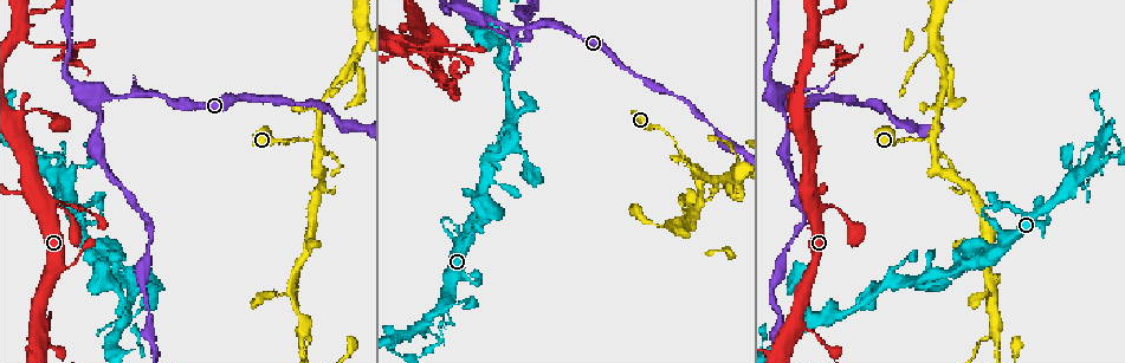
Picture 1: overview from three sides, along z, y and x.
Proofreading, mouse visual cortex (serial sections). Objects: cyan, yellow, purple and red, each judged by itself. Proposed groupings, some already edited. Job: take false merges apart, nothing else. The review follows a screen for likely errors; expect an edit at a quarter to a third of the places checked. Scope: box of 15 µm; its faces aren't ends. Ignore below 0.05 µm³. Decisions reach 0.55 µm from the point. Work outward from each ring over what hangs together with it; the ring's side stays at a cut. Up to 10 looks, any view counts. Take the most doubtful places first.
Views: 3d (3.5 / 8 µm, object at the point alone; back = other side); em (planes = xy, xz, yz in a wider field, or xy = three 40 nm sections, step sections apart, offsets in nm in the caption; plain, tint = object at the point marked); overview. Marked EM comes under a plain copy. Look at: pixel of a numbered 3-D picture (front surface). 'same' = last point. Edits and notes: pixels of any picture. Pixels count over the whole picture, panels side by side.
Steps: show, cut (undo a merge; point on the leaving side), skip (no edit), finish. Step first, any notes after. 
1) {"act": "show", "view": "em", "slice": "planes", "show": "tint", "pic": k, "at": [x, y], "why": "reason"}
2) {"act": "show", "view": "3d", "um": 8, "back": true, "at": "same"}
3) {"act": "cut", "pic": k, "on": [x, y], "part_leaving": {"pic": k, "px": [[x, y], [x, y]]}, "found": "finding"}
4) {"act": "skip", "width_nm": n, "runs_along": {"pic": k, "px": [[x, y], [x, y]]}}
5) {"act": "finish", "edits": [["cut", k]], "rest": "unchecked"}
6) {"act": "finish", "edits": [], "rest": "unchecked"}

{"act": "show", "view": "3d", "um": 3.5, "pic": 1, "at": [928, 140], "why": "sharp bend"}

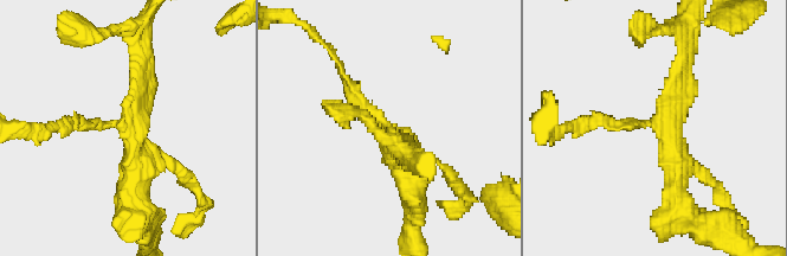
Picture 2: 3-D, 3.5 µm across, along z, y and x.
{"act": "skip", "arm_widths_nm": [150, 200, 300], "found": "all the same cell"}

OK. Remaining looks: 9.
{"act": "show", "view": "3d", "um": 3.5, "back": true, "pic": 1, "at": [516, 31], "why": "arms part here"}

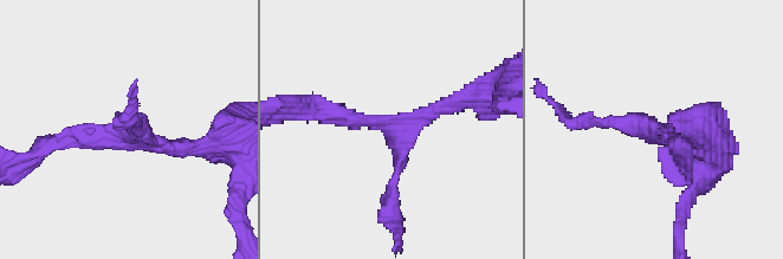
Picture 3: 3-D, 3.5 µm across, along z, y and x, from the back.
{"act": "show", "view": "em", "slice": "xy", "step": 1, "show": "tint", "pic": 3, "at": [127, 135]}

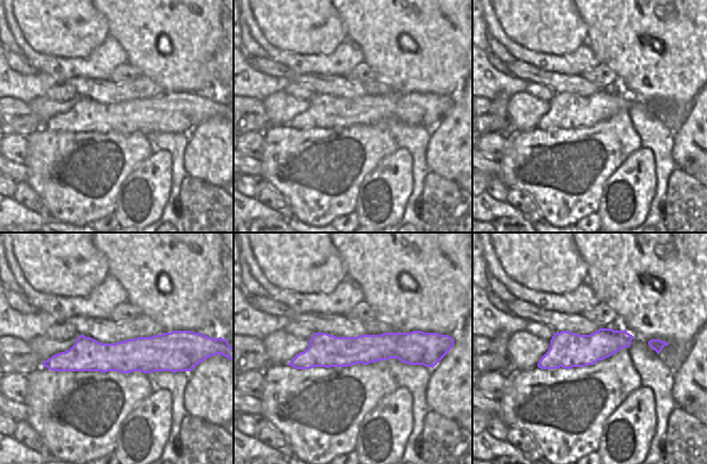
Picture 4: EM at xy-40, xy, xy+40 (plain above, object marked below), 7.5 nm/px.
{"act": "show", "view": "em", "slice": "planes", "show": "tint", "at": "same"}

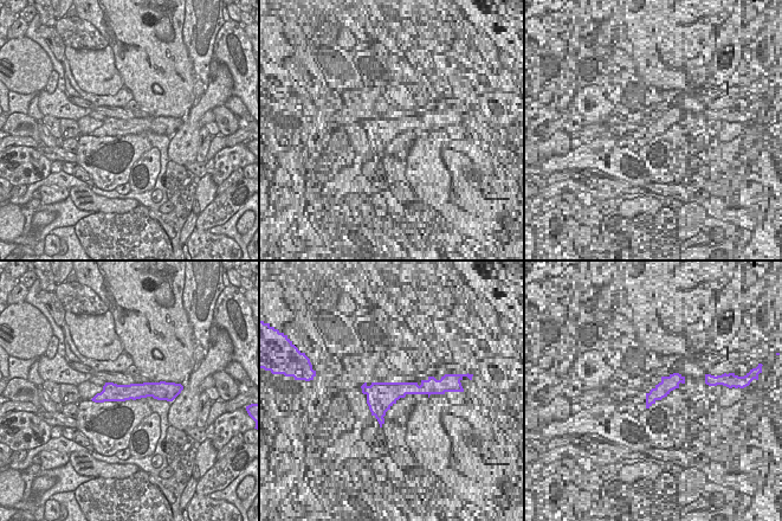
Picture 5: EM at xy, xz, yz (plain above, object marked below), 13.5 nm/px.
{"act": "skip", "runs_along": {"pic": 5, "px": [[165, 390], [110, 392], [97, 399]]}, "found": "all the same cell"}

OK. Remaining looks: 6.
{"act": "show", "view": "3d", "um": 3.5, "pic": 1, "at": [822, 208], "why": "four-way junction"}

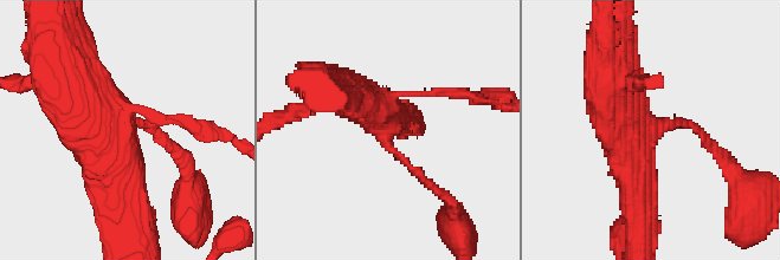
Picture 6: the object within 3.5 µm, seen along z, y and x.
{"act": "show", "view": "em", "slice": "planes", "show": "tint", "pic": 6, "at": [384, 131], "arms": 4, "arm_widths_nm": [100, 100, 500, 600], "why": "need the tissue"}

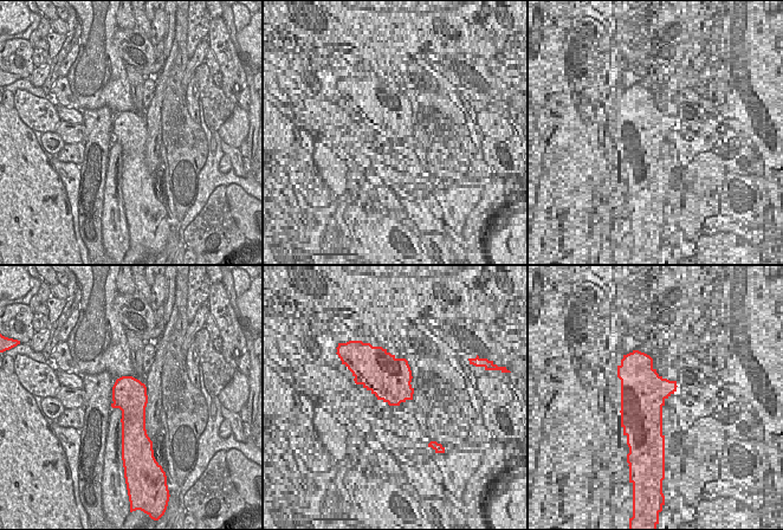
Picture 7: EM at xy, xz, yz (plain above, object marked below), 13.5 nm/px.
{"act": "skip", "runs_along": {"pic": 6, "px": [[123, 215], [113, 140], [69, 77]]}, "found": "one cell here"}

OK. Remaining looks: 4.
{"act": "show", "view": "3d", "um": 3.5, "pic": 1, "at": [429, 51]}

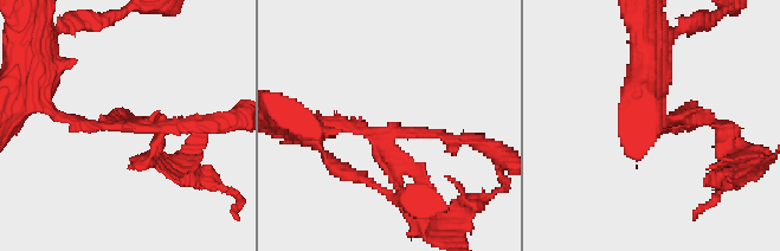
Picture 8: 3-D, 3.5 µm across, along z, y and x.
{"act": "show", "view": "em", "slice": "planes", "show": "tint", "pic": 8, "at": [116, 126], "arms": 3, "arm_widths_nm": [100, 100, 150], "why": "shape alone is not enough"}

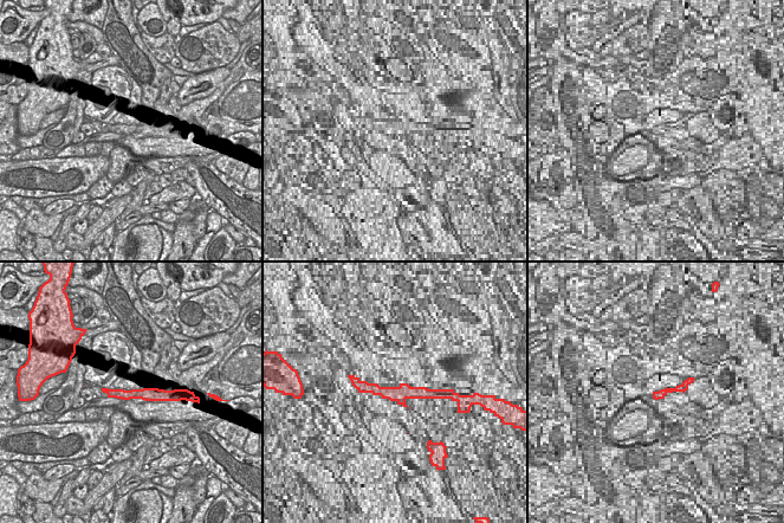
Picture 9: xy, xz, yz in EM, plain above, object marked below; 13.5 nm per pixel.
{"act": "cut", "pic": 8, "on": [706, 120], "part_leaving": {"pic": 8, "px": [[668, 123], [716, 123], [746, 155]]}, "found": "two cells meet here"}

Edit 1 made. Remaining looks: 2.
{"act": "finish", "edits": [["cut", 8]], "rest": "unchecked"}

